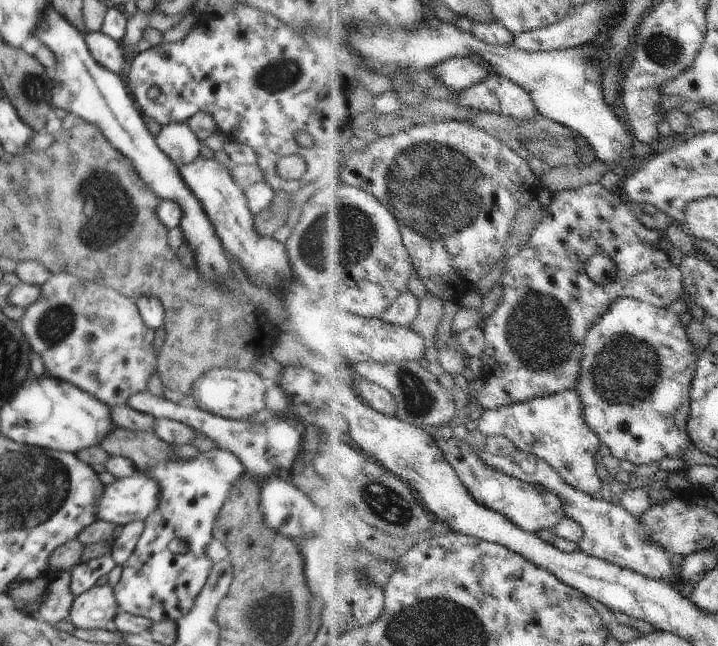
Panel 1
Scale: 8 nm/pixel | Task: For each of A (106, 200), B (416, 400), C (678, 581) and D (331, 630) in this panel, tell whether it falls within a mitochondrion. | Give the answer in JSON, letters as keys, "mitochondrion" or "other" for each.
{"A":"mitochondrion","B":"mitochondrion","C":"other","D":"other"}

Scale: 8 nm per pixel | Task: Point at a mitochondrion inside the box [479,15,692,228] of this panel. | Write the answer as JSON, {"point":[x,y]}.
{"point":[661,50]}

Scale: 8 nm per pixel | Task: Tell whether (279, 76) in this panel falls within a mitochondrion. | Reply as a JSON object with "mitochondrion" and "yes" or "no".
{"mitochondrion":"yes"}

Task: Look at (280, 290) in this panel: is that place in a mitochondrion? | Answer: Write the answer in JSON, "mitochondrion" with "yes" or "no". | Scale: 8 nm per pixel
{"mitochondrion":"no"}

